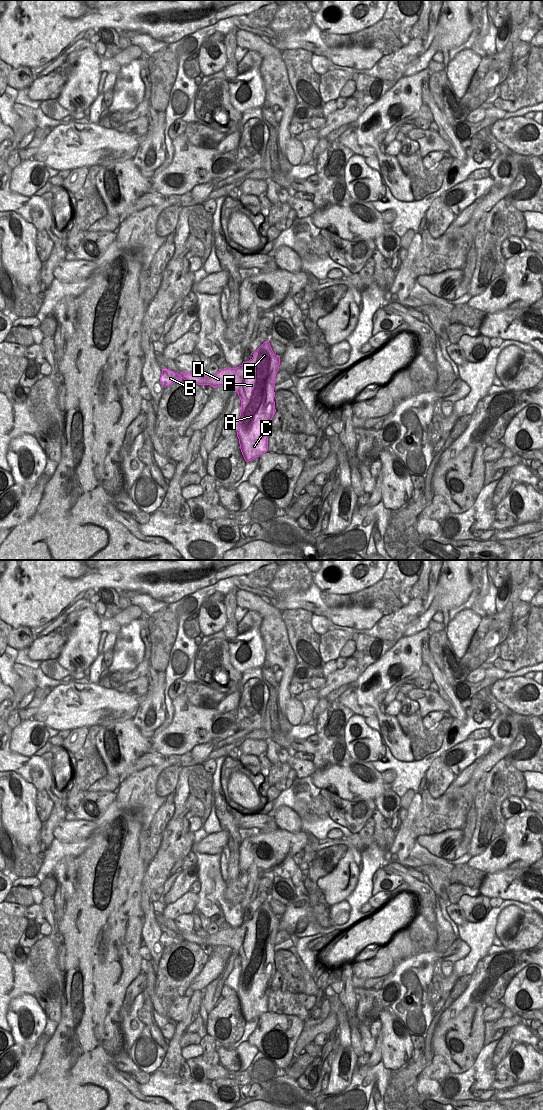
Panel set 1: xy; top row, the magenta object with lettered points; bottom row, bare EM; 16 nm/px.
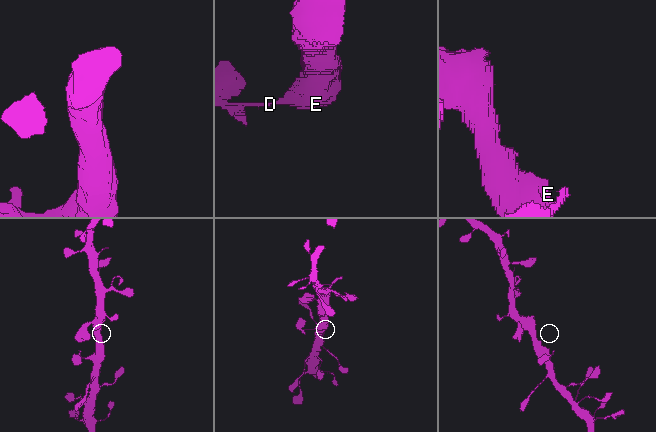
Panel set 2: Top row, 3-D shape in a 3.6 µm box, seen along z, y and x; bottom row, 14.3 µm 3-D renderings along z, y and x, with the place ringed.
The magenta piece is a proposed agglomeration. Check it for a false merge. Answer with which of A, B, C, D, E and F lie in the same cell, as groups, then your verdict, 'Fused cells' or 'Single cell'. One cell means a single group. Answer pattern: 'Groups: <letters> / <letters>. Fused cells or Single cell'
Groups: A B C D E F. Single cell

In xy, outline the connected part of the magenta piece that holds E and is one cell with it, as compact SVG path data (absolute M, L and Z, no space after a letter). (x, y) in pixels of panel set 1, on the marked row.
M269 340L265 341L253 354L253 357L243 362L237 368L219 370L214 375L198 376L195 372L175 373L167 368L162 369L160 382L164 387L173 383L180 383L183 379L198 385L210 385L212 387L227 386L238 393L241 400L241 412L238 422L237 437L240 449L246 462L259 457L268 451L268 437L266 431L276 412L275 409L275 377L279 371L280 357L270 346Z

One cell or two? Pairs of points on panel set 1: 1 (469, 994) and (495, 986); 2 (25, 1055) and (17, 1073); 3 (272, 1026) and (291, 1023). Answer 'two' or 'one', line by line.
1: one
2: one
3: one

